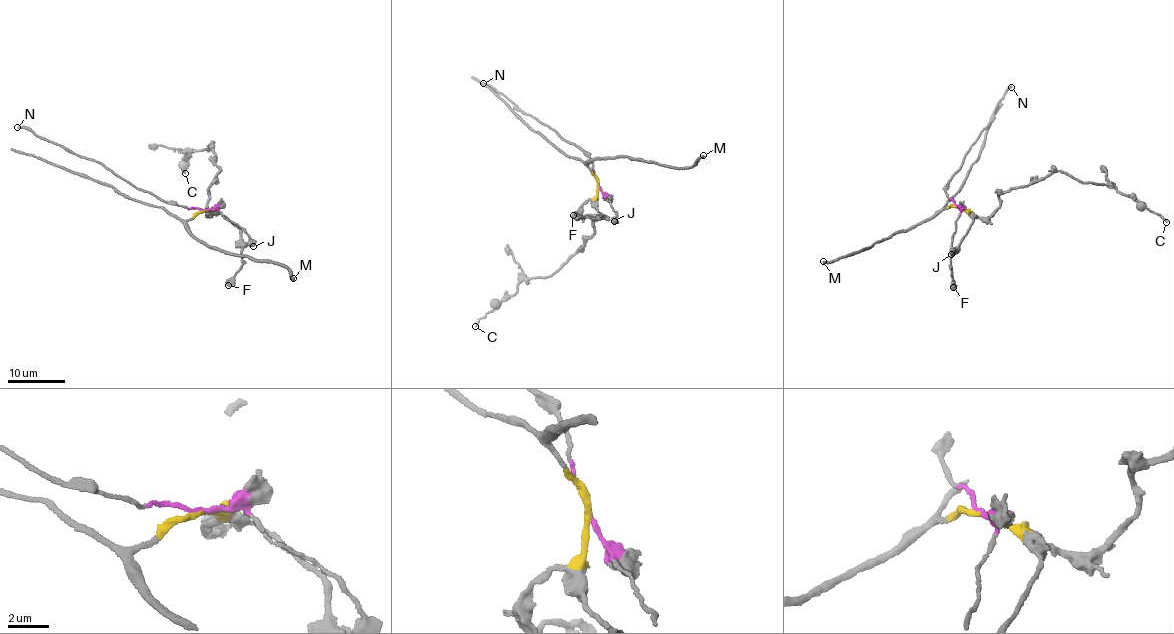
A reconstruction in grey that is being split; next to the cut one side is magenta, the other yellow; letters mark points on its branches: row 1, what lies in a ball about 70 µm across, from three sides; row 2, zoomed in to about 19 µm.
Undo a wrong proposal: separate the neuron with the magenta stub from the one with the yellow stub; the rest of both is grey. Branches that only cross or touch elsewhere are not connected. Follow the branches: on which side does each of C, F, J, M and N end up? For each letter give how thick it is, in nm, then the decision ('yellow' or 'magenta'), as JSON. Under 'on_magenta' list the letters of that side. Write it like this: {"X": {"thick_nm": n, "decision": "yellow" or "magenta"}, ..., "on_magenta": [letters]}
{"C": {"thick_nm": 200, "decision": "yellow"}, "F": {"thick_nm": 650, "decision": "yellow"}, "J": {"thick_nm": 460, "decision": "magenta"}, "M": {"thick_nm": 320, "decision": "yellow"}, "N": {"thick_nm": 280, "decision": "magenta"}, "on_magenta": ["J", "N"]}

